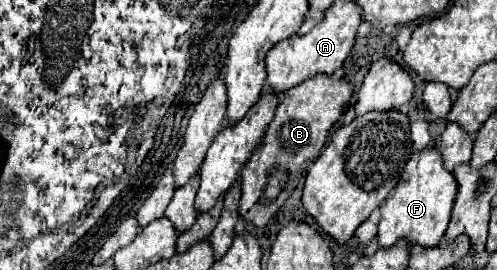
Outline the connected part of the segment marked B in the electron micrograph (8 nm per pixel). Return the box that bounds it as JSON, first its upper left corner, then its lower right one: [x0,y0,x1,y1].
[238,74,352,228]

